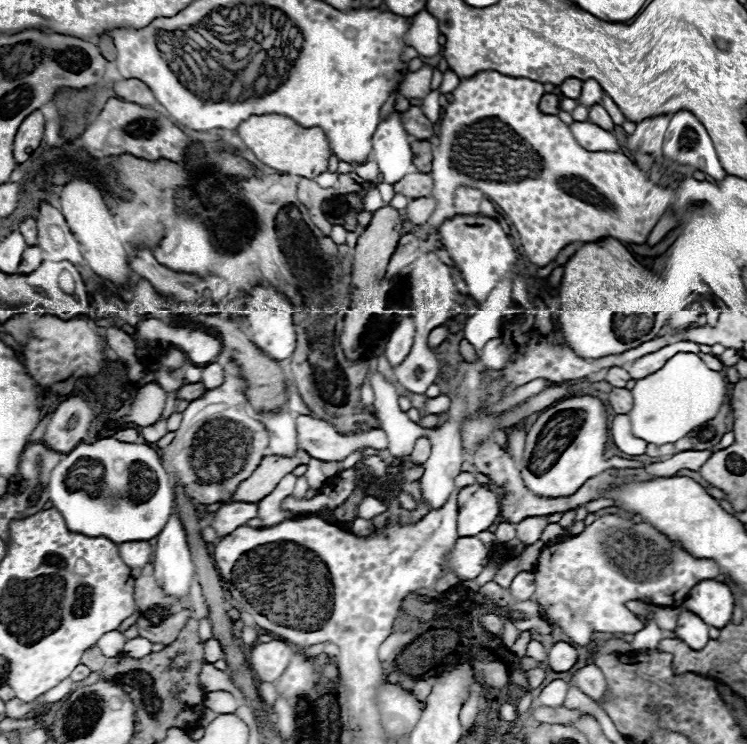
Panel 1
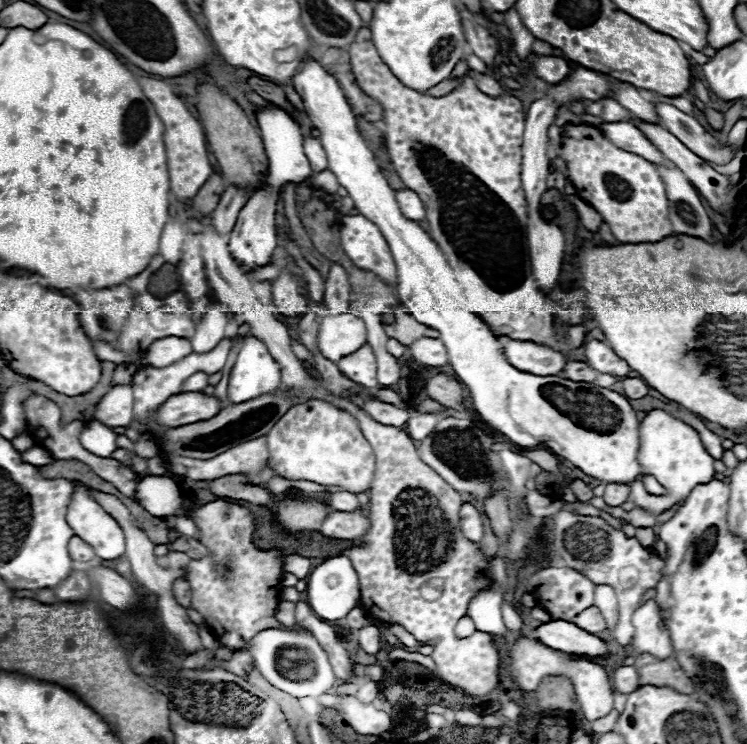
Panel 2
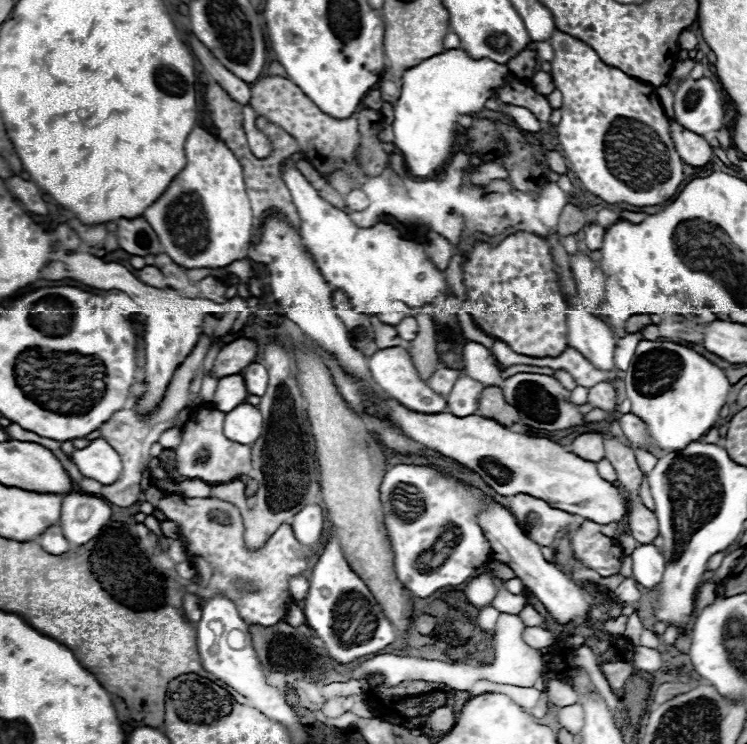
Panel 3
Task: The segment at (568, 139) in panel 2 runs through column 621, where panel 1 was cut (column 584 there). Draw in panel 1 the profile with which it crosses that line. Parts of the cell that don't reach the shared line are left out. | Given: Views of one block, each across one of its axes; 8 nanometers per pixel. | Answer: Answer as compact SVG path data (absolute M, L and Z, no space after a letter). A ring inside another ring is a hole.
M482 70L460 78L460 84L452 96L454 100L446 106L446 112L440 120L440 146L432 162L432 196L438 200L438 206L426 222L428 230L438 228L444 220L454 216L454 190L458 186L470 186L484 192L490 202L504 210L508 220L518 230L522 248L530 262L544 268L564 246L580 240L594 242L598 238L612 236L626 244L644 244L656 222L670 206L674 206L676 214L682 216L686 210L718 212L724 204L722 192L716 184L684 178L680 192L670 188L662 190L658 184L650 182L648 174L642 172L626 154L584 150L576 142L568 124L564 124L554 114L542 114L538 110L540 98L544 96L544 84L530 78L514 78L496 70Z

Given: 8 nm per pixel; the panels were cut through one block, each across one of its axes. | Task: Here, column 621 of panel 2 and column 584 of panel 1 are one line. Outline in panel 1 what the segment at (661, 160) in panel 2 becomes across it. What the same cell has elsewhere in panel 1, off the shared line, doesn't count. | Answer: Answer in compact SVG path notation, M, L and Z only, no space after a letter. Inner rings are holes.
M574 122L570 124L574 138L578 140L580 146L592 152L618 152L622 150L618 138L614 132L602 130L600 126L592 122Z

